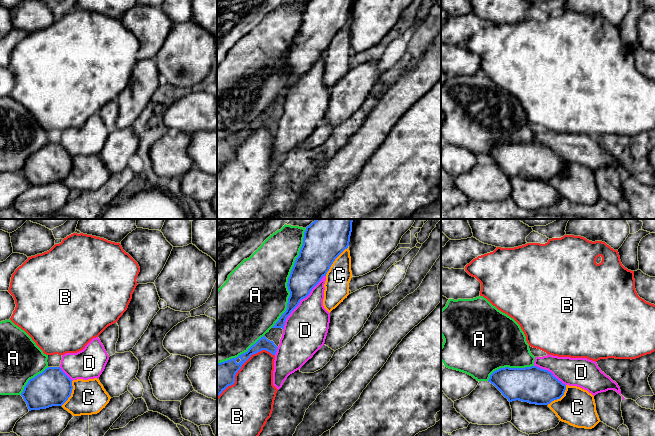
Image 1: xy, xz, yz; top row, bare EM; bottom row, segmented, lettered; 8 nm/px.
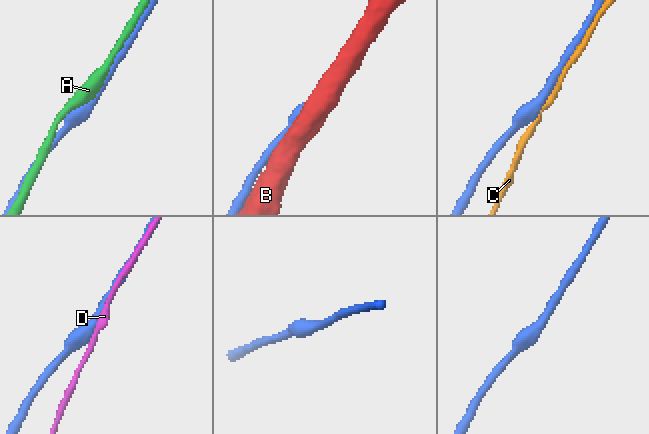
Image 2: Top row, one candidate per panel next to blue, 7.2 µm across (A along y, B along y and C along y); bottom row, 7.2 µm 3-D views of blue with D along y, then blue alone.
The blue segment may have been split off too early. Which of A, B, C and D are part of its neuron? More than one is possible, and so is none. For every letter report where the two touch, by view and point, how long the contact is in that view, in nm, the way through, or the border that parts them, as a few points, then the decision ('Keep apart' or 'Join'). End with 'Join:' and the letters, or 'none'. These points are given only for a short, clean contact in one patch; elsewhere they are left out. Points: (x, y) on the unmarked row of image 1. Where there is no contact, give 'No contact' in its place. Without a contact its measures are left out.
A: Touches blue at xz (288, 54). Shared border 850 nm. Keep apart
B: Touches blue at xz (241, 142). Shared border 600 nm. Keep apart
C: Touches blue at xz (334, 36). Shared border 300 nm. Keep apart
D: Touches blue at xz (299, 78). Shared border 550 nm. Join
Join: D

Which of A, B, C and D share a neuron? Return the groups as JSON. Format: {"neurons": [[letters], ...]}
{"neurons": [["A"], ["B"], ["C"], ["D"]]}

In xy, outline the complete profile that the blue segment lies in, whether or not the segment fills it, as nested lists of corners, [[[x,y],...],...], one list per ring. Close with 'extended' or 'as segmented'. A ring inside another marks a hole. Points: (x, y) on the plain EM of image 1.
[[[98,113],[83,126],[62,131],[59,143],[48,143],[30,155],[21,172],[29,187],[62,182],[72,169],[72,157],[99,154],[109,136]]] | extended

